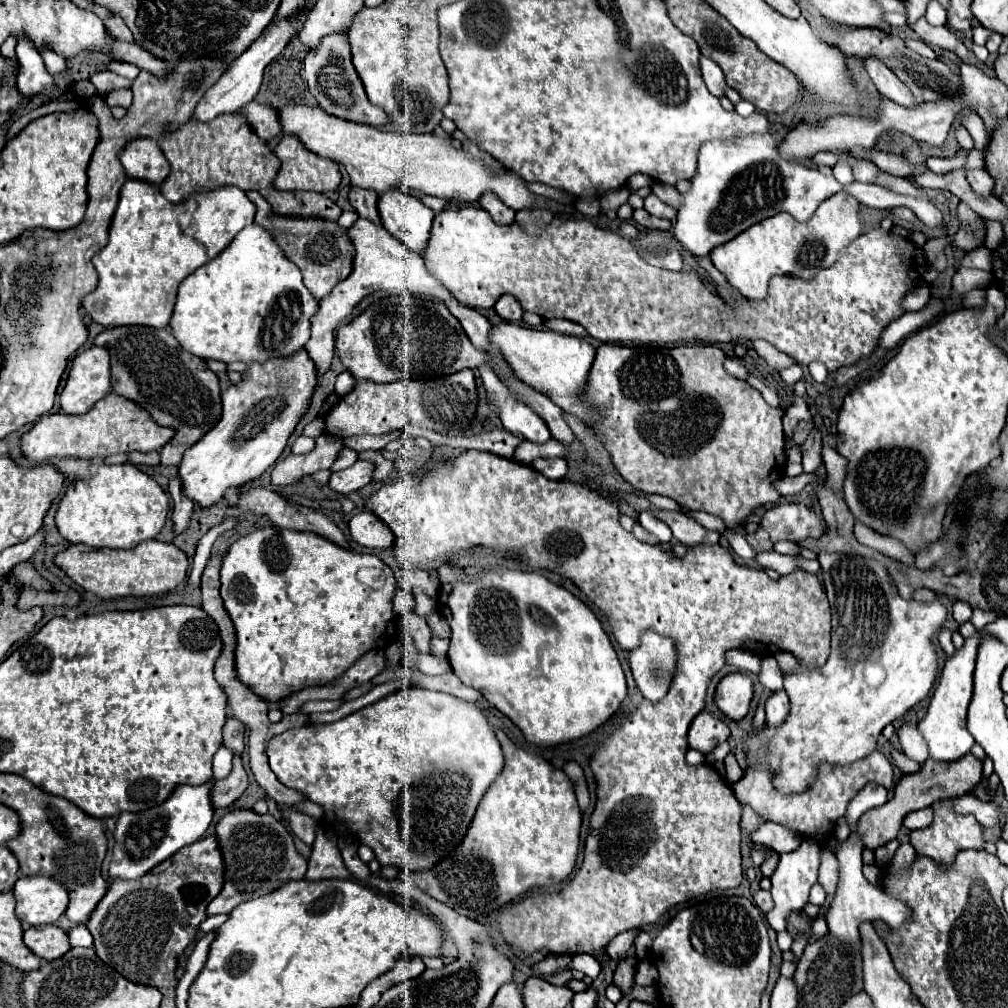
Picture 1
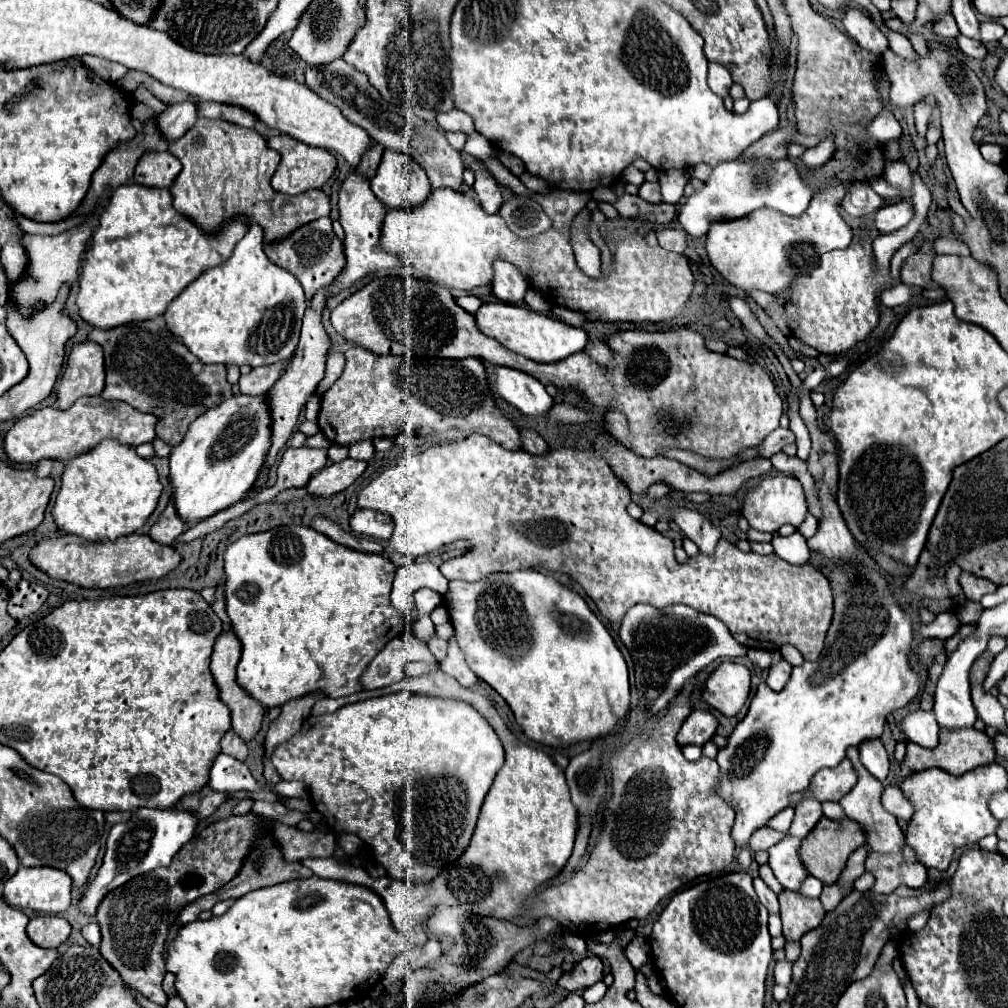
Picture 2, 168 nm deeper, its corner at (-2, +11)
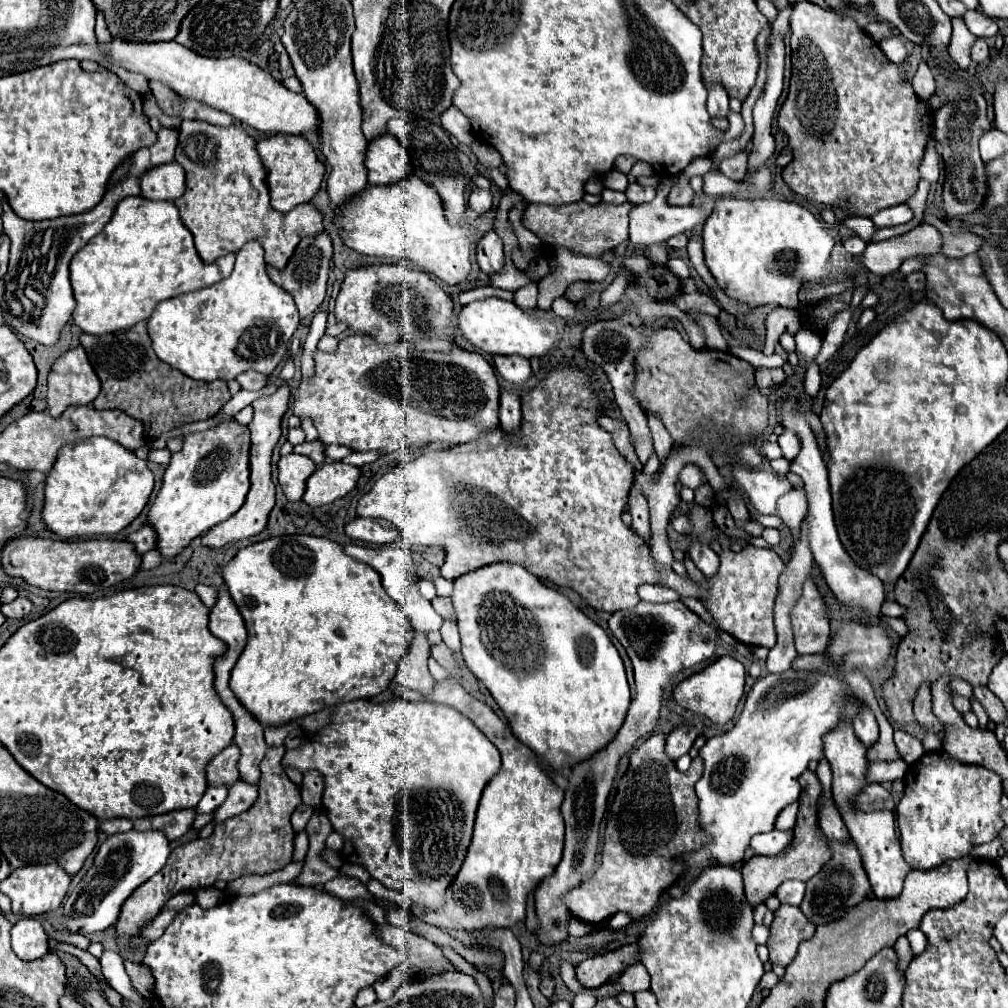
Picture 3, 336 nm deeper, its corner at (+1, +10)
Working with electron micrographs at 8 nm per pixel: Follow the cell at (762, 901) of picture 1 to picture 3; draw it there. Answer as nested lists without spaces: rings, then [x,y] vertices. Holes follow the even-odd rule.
[[[764,903],[754,909],[754,923],[758,923],[758,925],[770,925],[772,919],[774,919],[774,913]]]

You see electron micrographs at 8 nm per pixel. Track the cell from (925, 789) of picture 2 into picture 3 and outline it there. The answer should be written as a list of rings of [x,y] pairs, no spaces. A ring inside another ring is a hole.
[[[928,751],[916,763],[912,763],[904,775],[906,791],[898,803],[898,829],[900,843],[906,861],[914,863],[916,869],[932,869],[942,865],[948,859],[964,857],[972,851],[972,847],[992,841],[1002,829],[1002,781],[996,773],[980,765],[960,763],[950,757],[946,751]]]

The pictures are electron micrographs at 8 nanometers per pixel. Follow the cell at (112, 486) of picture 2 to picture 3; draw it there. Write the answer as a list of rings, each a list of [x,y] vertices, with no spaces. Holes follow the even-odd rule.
[[[106,437],[64,445],[44,481],[42,521],[64,539],[114,535],[126,529],[146,507],[154,489],[148,463]]]

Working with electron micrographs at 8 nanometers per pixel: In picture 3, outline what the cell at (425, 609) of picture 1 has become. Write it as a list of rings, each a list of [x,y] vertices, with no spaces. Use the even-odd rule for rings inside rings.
[[[416,631],[416,637],[412,641],[412,647],[408,655],[398,665],[396,683],[414,691],[420,691],[422,695],[430,695],[434,689],[434,679],[426,667],[426,659],[430,657],[430,647],[426,641],[426,633]]]

